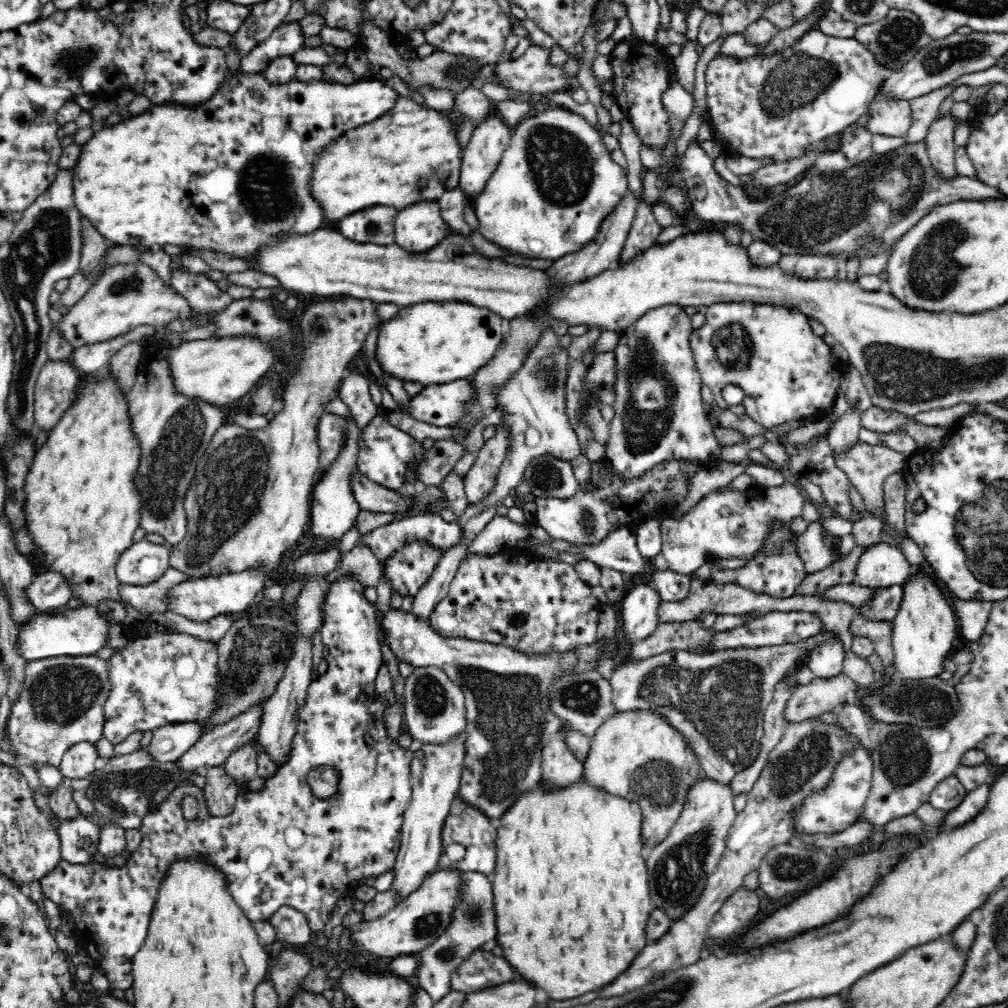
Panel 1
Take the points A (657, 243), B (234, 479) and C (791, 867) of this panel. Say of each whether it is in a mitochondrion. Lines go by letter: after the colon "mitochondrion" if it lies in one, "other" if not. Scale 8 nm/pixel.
A: other
B: mitochondrion
C: mitochondrion

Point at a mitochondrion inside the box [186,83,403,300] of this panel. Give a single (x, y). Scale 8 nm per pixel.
(270, 194)

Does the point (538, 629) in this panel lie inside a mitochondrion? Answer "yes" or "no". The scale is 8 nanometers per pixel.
no

